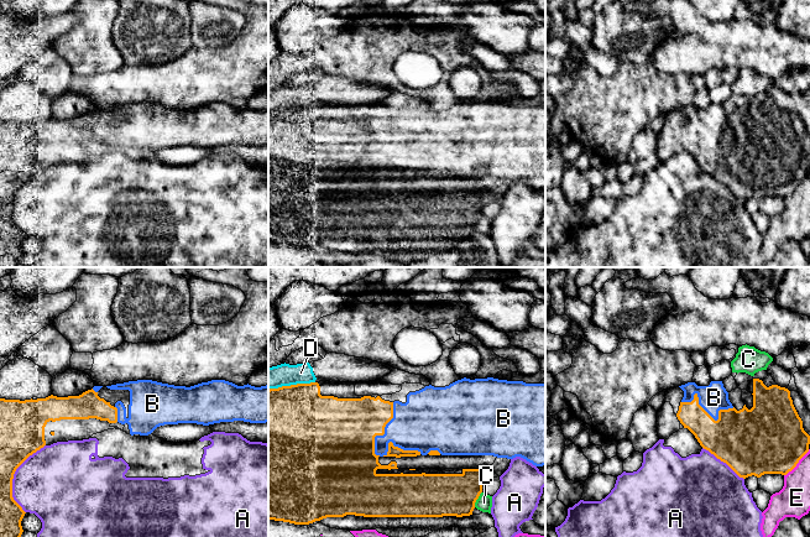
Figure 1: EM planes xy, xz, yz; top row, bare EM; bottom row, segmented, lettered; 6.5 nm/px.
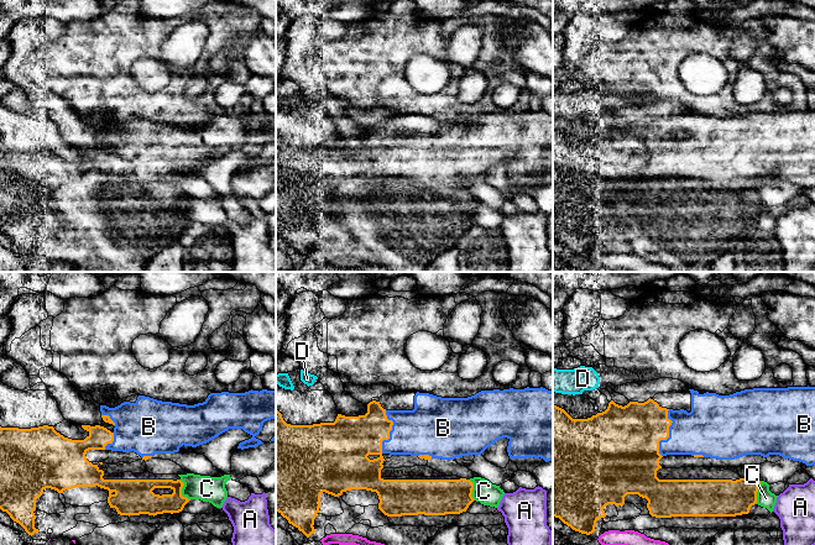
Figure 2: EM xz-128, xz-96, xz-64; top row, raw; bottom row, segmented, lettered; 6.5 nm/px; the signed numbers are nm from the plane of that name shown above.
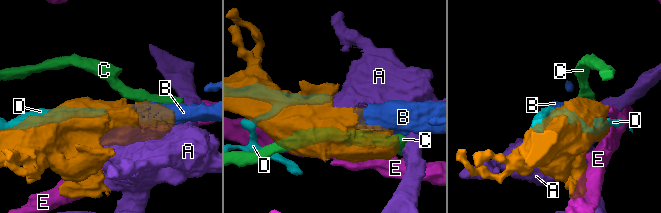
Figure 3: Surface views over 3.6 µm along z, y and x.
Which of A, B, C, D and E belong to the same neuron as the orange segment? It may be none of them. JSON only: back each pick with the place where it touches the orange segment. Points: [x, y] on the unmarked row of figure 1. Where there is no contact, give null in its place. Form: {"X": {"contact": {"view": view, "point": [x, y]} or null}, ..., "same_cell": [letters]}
{"B": {"contact": {"view": "yz", "point": [705, 134]}}, "same_cell": ["B"]}

